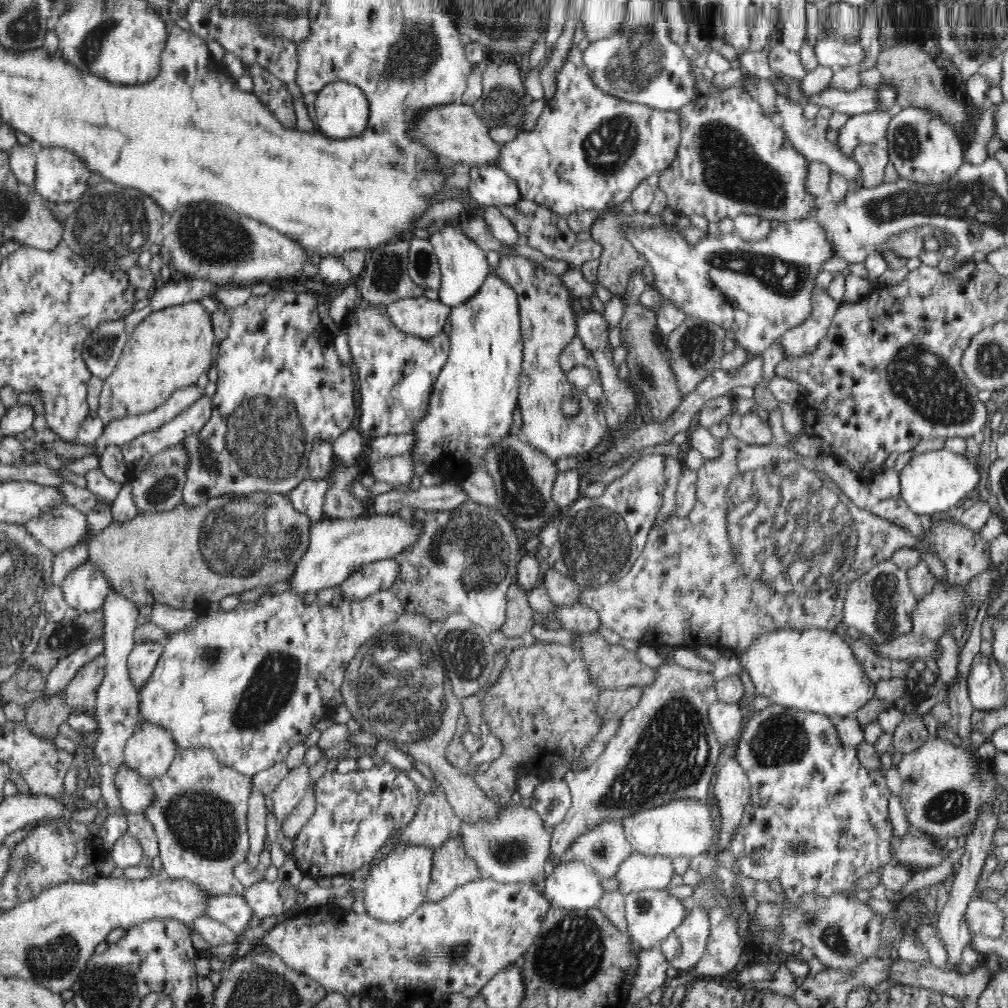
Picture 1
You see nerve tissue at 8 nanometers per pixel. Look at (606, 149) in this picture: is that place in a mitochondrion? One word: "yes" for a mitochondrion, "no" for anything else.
yes

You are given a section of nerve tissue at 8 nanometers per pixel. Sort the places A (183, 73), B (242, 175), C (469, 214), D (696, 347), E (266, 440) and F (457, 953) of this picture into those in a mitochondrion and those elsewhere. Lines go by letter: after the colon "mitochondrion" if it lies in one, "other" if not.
A: other
B: other
C: other
D: mitochondrion
E: mitochondrion
F: mitochondrion

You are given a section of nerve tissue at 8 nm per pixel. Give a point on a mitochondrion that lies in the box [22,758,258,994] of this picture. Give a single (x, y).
(201, 821)

